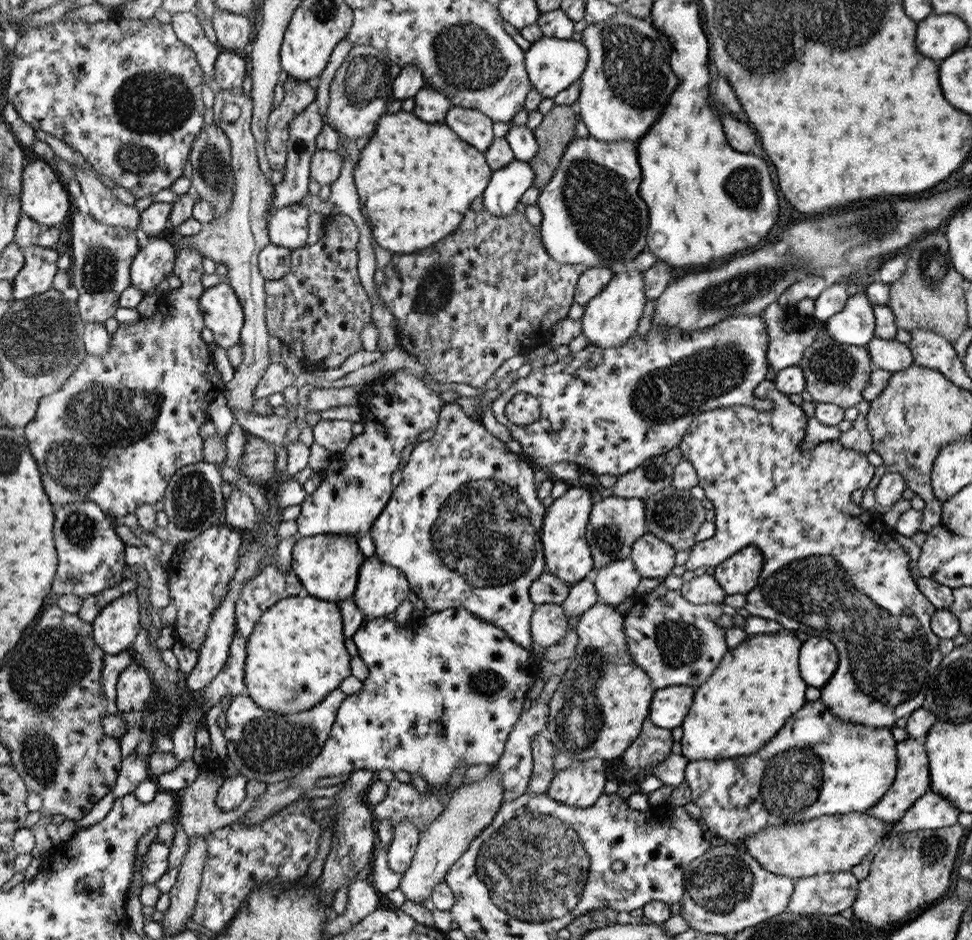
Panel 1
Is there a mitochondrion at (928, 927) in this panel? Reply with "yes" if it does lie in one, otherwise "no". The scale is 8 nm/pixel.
no

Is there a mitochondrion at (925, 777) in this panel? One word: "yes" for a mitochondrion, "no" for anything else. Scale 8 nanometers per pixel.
no

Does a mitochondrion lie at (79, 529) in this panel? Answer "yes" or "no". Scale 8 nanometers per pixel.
yes

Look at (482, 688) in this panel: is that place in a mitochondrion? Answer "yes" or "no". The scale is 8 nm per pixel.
yes

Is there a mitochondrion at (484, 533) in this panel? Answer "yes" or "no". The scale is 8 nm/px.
yes

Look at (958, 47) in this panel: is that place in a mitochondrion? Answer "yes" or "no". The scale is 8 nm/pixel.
no

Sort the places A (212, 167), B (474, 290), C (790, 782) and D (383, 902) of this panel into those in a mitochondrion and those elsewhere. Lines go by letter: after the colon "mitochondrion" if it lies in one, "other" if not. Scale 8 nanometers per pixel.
A: mitochondrion
B: other
C: mitochondrion
D: other

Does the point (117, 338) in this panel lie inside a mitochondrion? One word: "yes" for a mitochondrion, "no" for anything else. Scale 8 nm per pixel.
no

